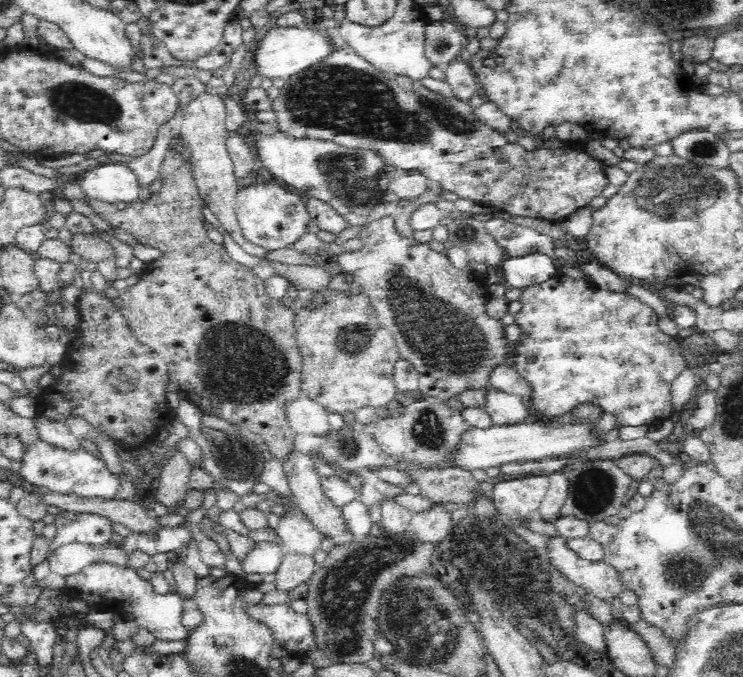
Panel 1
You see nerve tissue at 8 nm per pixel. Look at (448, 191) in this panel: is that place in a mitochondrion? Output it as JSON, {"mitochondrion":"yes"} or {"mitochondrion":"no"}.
{"mitochondrion":"no"}

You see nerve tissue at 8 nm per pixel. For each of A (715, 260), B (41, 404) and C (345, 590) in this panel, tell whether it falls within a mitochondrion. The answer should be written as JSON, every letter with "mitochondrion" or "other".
{"A":"other","B":"other","C":"mitochondrion"}

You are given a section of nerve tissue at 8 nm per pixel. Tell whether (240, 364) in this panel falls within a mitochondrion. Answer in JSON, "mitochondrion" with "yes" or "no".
{"mitochondrion":"yes"}

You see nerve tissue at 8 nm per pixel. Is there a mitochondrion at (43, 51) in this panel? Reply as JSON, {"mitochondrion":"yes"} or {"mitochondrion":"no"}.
{"mitochondrion":"no"}

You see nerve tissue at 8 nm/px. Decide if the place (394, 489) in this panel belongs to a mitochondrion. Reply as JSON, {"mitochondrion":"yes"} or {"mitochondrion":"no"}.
{"mitochondrion":"no"}

